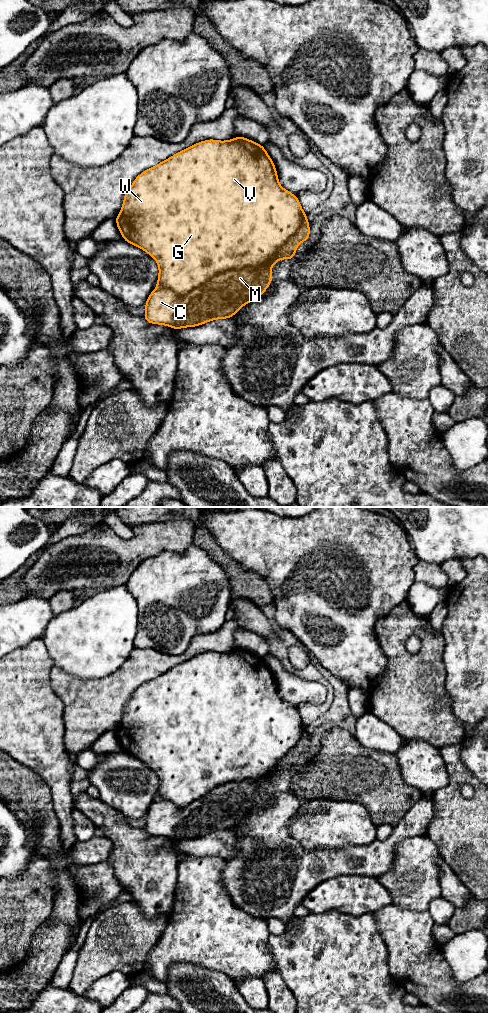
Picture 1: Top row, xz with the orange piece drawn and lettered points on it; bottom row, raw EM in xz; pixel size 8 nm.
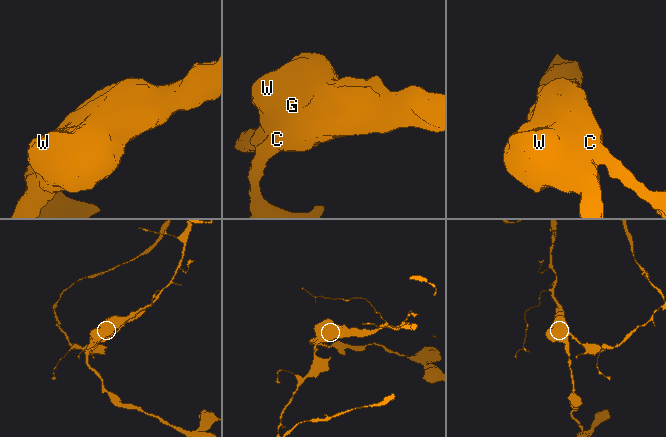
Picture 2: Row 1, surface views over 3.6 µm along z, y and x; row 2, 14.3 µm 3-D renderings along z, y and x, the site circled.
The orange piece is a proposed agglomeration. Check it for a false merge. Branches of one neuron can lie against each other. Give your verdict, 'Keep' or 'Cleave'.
Keep

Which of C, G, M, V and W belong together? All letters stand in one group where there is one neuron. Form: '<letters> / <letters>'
C G M V W

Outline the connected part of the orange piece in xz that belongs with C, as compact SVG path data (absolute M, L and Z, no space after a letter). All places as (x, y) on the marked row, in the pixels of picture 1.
M237 136L228 141L208 139L178 152L158 165L143 171L133 181L124 195L119 215L115 218L123 240L147 252L159 266L157 288L151 292L145 303L144 319L150 324L167 325L173 329L196 327L215 319L234 316L241 307L260 297L272 282L272 266L280 259L292 260L296 247L309 239L309 221L307 213L302 211L297 196L283 189L278 182L276 168L264 146L247 138Z

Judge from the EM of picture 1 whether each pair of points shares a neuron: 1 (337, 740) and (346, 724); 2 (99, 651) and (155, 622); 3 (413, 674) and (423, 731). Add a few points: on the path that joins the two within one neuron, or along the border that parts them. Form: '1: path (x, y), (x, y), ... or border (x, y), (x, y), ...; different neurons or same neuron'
1: border (331, 725), (337, 725), (354, 735); different neurons
2: border (137, 607), (138, 623), (134, 647); different neurons
3: path (413, 688), (413, 700), (423, 710), (423, 717); same neuron

